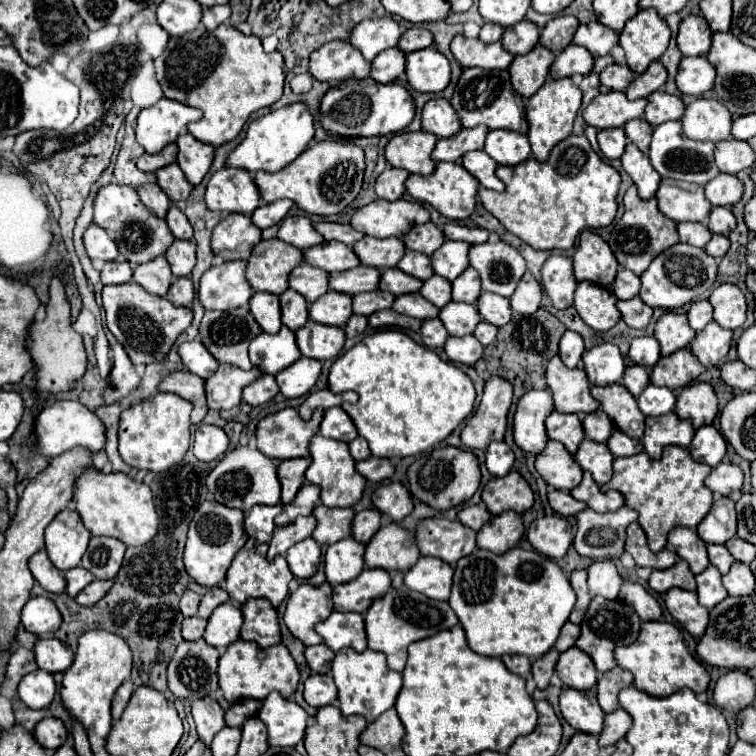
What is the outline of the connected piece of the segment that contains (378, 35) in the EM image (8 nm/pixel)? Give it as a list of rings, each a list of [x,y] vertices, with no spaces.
[[[372,18],[362,20],[356,24],[350,32],[348,42],[362,52],[366,60],[374,60],[376,54],[380,54],[386,48],[394,48],[402,36],[400,26],[390,18]]]

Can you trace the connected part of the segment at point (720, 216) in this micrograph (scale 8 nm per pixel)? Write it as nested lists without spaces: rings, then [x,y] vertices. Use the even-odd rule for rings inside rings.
[[[712,208],[708,218],[708,228],[712,234],[730,234],[736,228],[736,218],[730,208]]]

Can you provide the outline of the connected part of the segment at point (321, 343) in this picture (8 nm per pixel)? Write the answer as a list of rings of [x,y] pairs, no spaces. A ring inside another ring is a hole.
[[[308,320],[302,328],[294,332],[296,344],[306,358],[328,360],[336,358],[344,348],[344,330],[338,326],[324,326]]]

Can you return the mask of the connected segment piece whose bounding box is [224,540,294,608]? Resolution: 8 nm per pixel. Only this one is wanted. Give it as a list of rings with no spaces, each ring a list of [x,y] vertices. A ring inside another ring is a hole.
[[[248,540],[248,544],[236,554],[228,576],[226,576],[226,592],[236,598],[240,604],[244,604],[248,598],[268,598],[272,606],[276,608],[288,594],[288,584],[292,580],[292,572],[288,570],[288,562],[284,556],[276,556],[272,562],[266,560],[264,554],[258,552],[258,544],[254,540]]]

